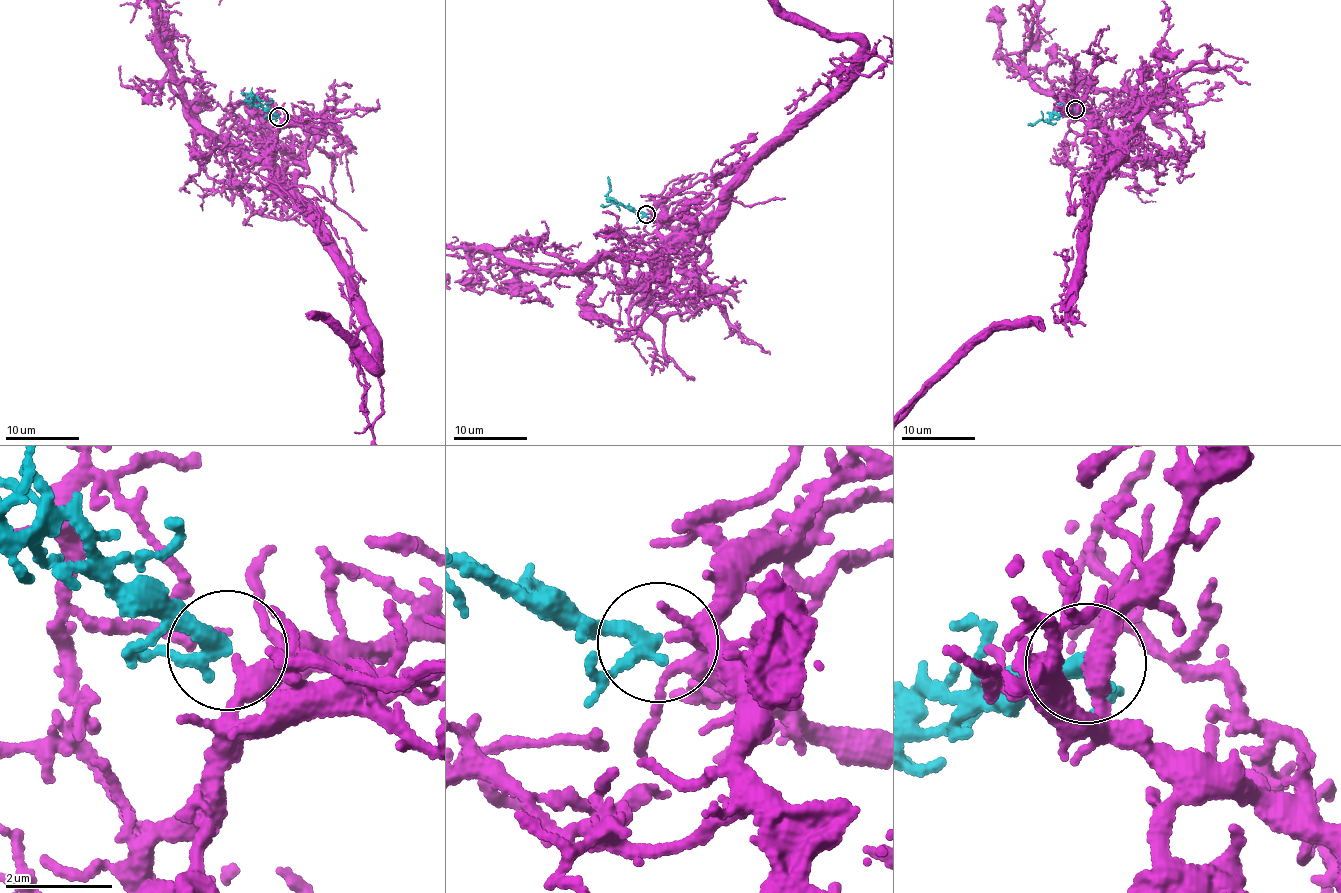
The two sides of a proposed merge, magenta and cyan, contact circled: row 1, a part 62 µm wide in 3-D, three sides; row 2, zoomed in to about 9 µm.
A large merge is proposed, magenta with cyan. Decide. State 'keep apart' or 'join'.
join

